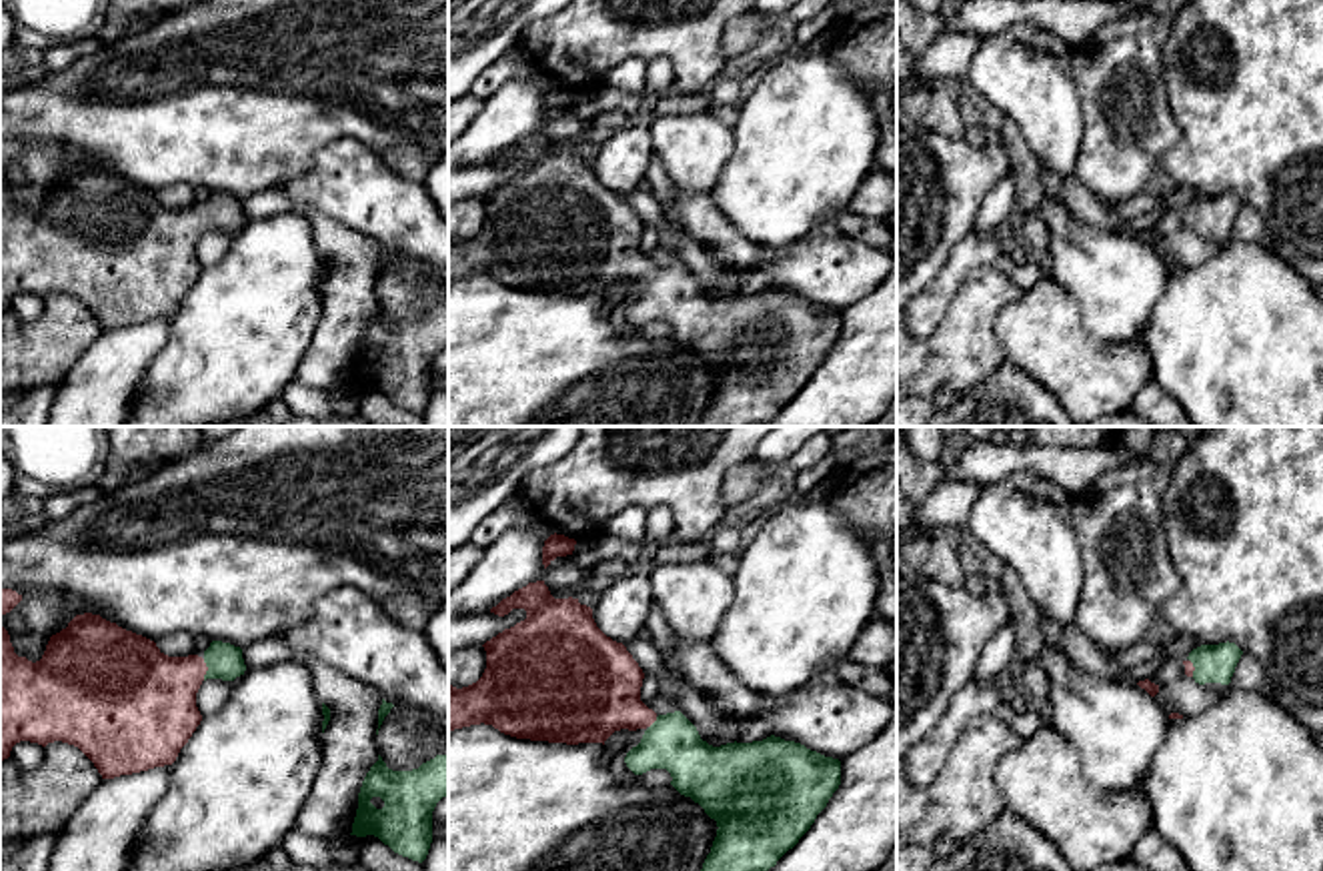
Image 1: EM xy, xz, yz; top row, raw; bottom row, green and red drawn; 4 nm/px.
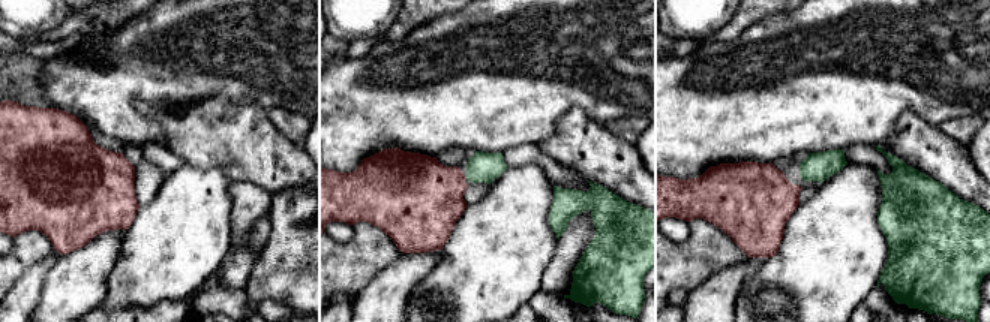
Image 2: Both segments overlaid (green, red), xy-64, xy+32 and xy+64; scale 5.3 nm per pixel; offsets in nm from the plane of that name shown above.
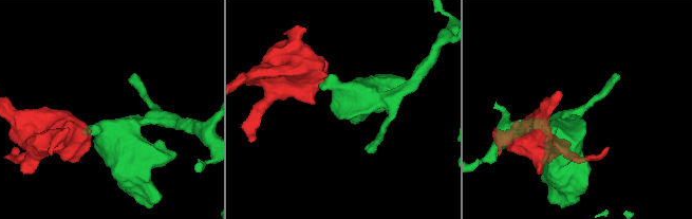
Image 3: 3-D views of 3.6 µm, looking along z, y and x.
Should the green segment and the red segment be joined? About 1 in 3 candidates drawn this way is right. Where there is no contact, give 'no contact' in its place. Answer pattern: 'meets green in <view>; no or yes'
meets green in xy; yes

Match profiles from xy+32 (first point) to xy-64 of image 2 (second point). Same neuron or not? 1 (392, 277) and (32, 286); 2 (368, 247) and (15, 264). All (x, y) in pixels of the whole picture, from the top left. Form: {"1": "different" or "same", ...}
{"1": "different", "2": "same"}

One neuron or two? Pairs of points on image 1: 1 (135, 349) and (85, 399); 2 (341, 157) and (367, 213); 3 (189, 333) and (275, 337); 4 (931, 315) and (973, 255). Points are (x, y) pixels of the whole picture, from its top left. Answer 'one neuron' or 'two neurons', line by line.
1: one neuron
2: one neuron
3: one neuron
4: one neuron

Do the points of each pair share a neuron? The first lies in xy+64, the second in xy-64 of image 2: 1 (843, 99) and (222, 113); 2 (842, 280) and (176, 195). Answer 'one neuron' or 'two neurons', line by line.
1: two neurons
2: one neuron

